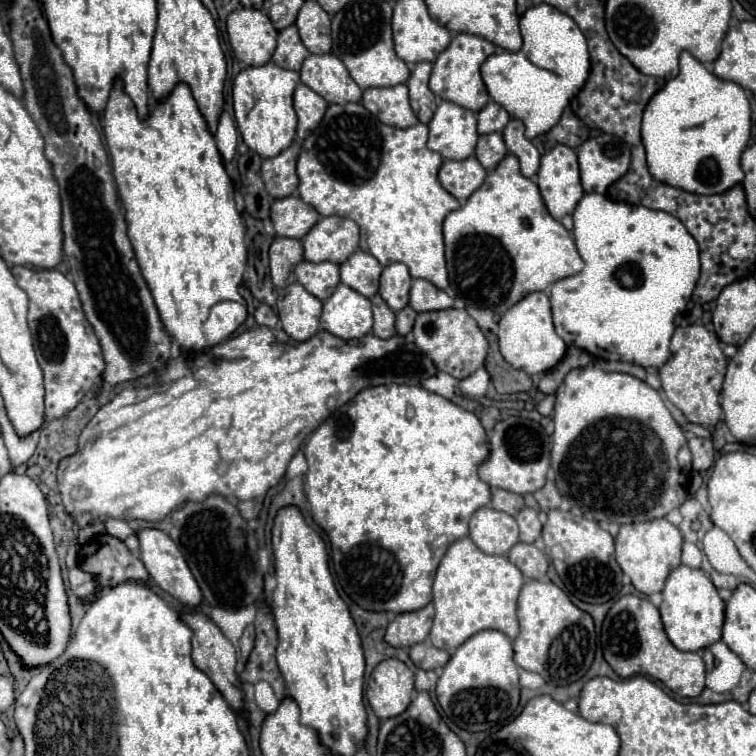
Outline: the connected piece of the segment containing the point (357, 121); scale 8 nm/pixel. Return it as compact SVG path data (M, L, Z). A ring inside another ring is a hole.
M361 103L329 105L323 121L317 125L317 129L301 145L301 153L299 153L299 161L297 161L297 175L299 175L299 189L297 191L299 191L299 197L305 203L309 203L317 209L317 213L321 213L321 215L339 215L339 217L347 217L347 219L353 219L355 223L359 223L359 227L361 227L359 247L363 251L371 253L373 257L377 257L377 261L381 265L389 265L389 263L395 263L395 261L405 263L409 267L413 279L427 279L435 287L447 289L449 287L449 277L447 277L447 269L445 269L445 251L443 251L443 231L441 231L441 227L443 227L443 219L459 207L459 201L453 195L449 195L437 179L437 173L439 173L439 167L443 165L443 159L441 159L439 153L435 153L427 147L427 133L429 133L429 129L423 123L417 123L417 125L407 127L407 129L385 125L377 117L373 117Z

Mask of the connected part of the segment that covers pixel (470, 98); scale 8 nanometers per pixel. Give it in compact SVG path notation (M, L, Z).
M467 33L455 35L451 45L433 63L433 73L431 73L431 79L429 79L429 89L437 97L453 101L453 103L457 103L457 105L461 105L461 107L465 107L469 111L481 111L487 105L487 101L489 101L489 93L485 91L485 83L481 79L479 67L495 51L497 51L497 47L491 41L483 39L483 37L467 35Z

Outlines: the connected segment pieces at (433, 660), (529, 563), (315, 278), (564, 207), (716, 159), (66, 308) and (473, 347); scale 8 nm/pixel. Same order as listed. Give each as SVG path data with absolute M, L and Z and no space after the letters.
M419 643L409 649L409 657L419 669L439 669L439 667L445 667L451 655L443 649L433 647L431 643Z
M529 543L513 545L513 549L509 551L509 561L513 565L517 565L519 571L527 579L541 579L541 577L545 577L547 567L549 567L547 555L541 549L537 549L535 545L529 545Z
M301 261L295 267L297 281L317 299L325 301L333 295L333 289L339 285L339 265L323 261L323 263L311 263Z
M555 145L541 157L537 177L549 213L555 219L571 215L583 197L575 151L567 145Z
M683 51L679 57L679 75L669 79L663 89L659 89L643 113L641 137L647 151L647 167L657 181L673 185L677 189L699 193L699 195L717 195L733 185L743 181L741 169L741 153L747 147L751 136L751 107L745 91L733 83L723 81L709 73L689 51Z
M11 267L17 285L29 295L29 327L39 367L45 375L45 421L69 413L97 381L105 369L101 343L85 319L75 285L57 269Z
M445 309L419 313L413 327L415 345L437 365L439 371L449 373L455 379L465 379L475 373L487 357L489 343L481 333L475 319L465 309Z

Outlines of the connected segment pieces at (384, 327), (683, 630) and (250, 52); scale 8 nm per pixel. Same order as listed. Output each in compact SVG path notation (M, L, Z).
M381 295L371 297L371 305L373 305L373 333L381 339L389 339L395 335L395 313L387 307L387 303L383 301Z
M687 565L677 567L665 583L663 603L659 611L669 641L681 651L699 651L721 639L721 629L725 623L725 603L711 579L701 569L691 569Z
M237 9L227 17L227 35L235 57L245 65L265 65L277 47L277 31L257 9Z

